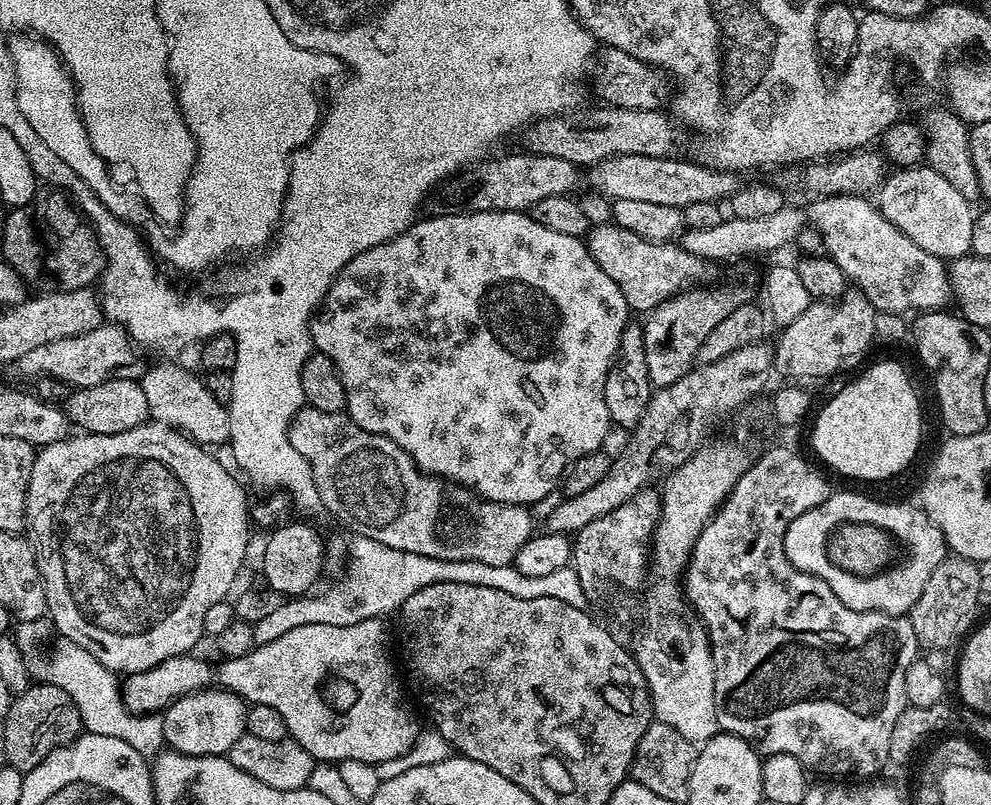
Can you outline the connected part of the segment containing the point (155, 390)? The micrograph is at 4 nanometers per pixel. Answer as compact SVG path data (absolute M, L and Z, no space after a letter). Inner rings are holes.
M178 364L164 366L160 372L145 375L140 381L149 413L153 419L186 434L188 438L202 446L214 448L218 444L227 445L231 441L234 424L226 424L226 416L220 406L204 392L200 378L192 376Z

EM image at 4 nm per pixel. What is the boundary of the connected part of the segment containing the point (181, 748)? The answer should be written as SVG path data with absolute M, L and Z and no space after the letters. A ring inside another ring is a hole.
M210 687L202 692L192 692L165 708L164 739L173 752L187 756L223 756L246 734L248 708L235 692L220 687Z

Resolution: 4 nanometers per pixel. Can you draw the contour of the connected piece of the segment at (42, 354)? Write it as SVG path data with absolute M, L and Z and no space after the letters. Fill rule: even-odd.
M105 322L86 334L62 338L46 346L38 346L38 350L30 350L30 354L19 361L18 368L32 376L53 376L64 384L90 388L111 380L136 380L143 377L146 369L136 357L135 350L124 328L117 323Z

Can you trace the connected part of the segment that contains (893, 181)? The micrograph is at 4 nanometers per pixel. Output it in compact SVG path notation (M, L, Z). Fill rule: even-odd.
M927 166L901 168L893 171L878 189L878 207L906 238L918 242L922 250L940 257L945 262L967 256L972 251L973 205L942 174L938 174Z

